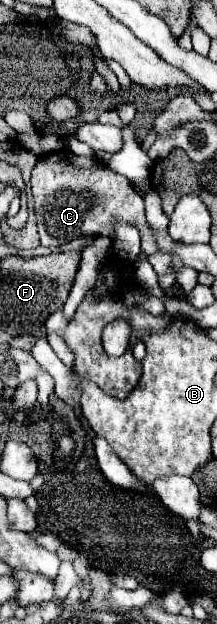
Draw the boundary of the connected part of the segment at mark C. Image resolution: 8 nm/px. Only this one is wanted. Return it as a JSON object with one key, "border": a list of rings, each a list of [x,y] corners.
{"border":[[[58,150],[48,156],[42,156],[38,164],[32,170],[32,196],[34,196],[34,210],[36,210],[36,220],[38,220],[38,234],[42,246],[62,246],[74,238],[80,236],[108,236],[112,238],[112,216],[114,218],[124,218],[124,222],[132,222],[138,226],[140,236],[142,236],[142,252],[144,254],[154,254],[158,252],[154,232],[150,230],[146,218],[144,218],[144,202],[142,196],[138,196],[130,180],[108,170],[100,160],[96,158],[82,158],[72,154],[70,150]]]}

